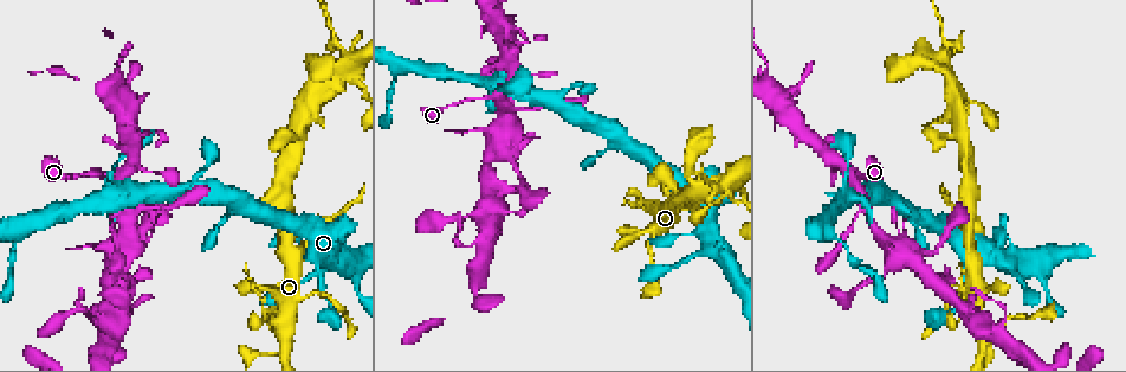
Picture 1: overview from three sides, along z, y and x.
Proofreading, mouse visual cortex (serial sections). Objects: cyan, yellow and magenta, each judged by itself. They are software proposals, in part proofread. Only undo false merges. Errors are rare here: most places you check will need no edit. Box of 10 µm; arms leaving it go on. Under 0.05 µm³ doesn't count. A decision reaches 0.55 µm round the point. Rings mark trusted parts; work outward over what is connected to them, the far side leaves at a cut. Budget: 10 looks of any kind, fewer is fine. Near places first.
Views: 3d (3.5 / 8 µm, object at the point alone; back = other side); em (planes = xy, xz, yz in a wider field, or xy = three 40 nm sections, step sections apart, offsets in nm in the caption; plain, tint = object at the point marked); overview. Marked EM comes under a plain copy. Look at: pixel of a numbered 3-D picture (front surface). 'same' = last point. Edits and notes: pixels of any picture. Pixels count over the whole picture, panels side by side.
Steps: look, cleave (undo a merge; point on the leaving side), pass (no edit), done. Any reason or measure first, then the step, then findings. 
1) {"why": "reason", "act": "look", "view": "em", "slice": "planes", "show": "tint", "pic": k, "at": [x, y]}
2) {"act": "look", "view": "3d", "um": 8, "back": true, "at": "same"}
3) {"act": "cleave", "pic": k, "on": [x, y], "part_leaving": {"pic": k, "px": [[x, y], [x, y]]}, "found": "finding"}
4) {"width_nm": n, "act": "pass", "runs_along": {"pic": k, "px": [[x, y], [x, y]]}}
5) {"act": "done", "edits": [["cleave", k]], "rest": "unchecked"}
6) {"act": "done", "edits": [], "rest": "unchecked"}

{"why": "thin neck", "act": "look", "view": "3d", "um": 3.5, "back": true, "pic": 1, "at": [497, 97]}

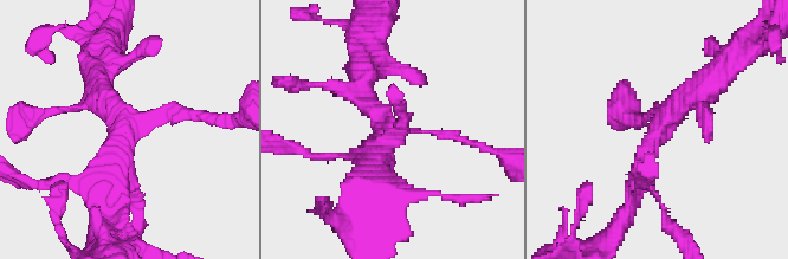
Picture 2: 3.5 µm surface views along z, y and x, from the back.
{"arms": 3, "arm_widths_nm": [150, 300, 300], "act": "look", "view": "em", "slice": "xy", "step": 3, "show": "tint", "pic": 2, "at": [392, 126]}

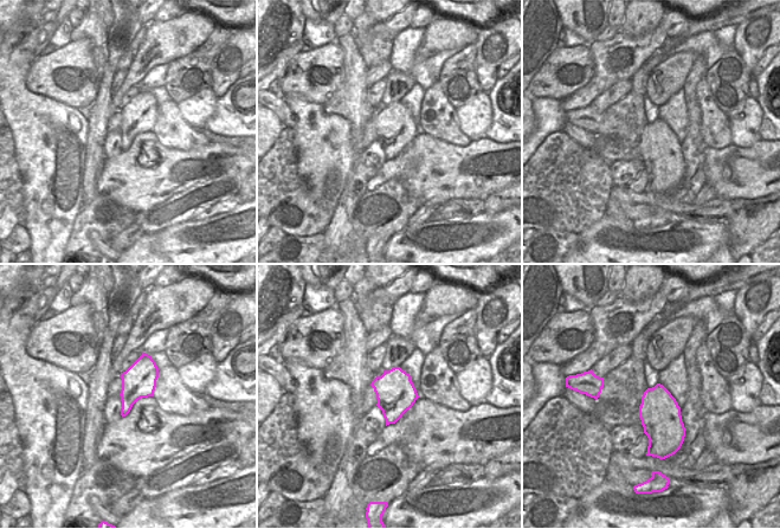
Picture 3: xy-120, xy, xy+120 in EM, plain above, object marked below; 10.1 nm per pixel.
{"act": "pass", "runs_along": {"pic": 2, "px": [[206, 118], [136, 115], [104, 187]]}, "found": "one cell here"}

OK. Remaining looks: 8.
{"why": "arms part here", "act": "look", "view": "3d", "um": 3.5, "pic": 1, "at": [121, 109]}

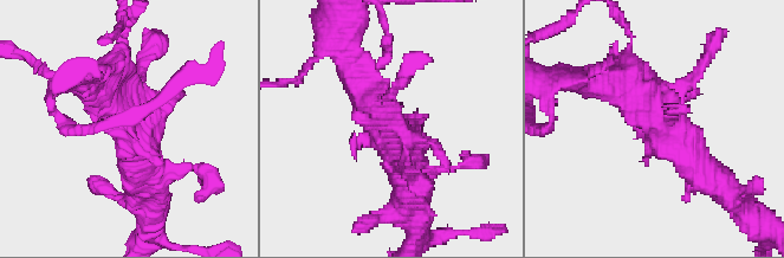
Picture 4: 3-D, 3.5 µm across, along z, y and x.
{"act": "look", "view": "em", "slice": "xy", "step": 3, "show": "tint", "pic": 4, "at": [393, 134]}

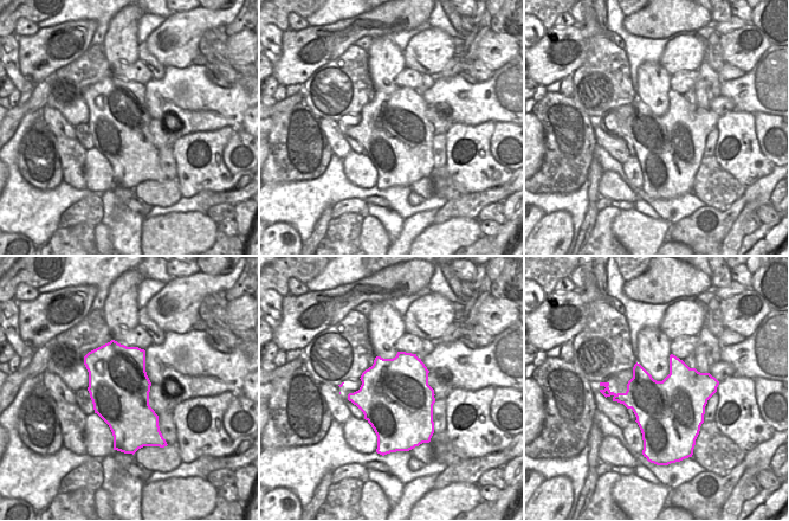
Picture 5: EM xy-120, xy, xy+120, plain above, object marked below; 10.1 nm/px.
{"act": "look", "view": "em", "slice": "planes", "show": "tint", "at": "same"}

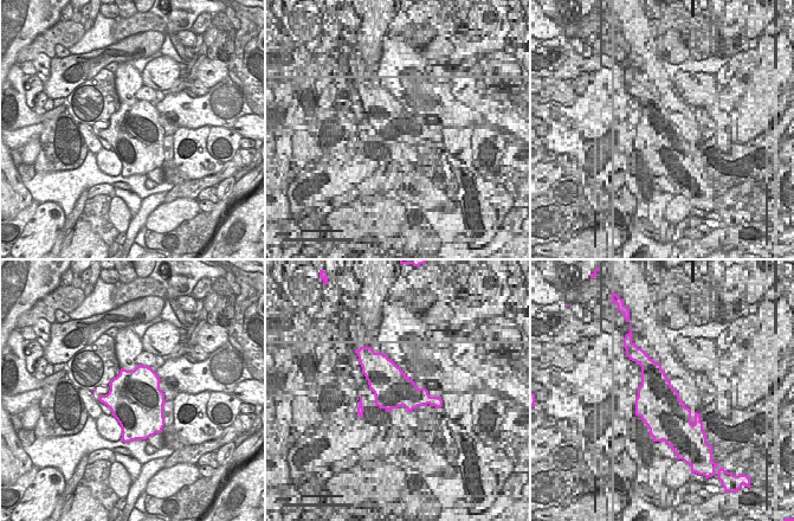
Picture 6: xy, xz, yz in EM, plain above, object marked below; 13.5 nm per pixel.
{"act": "pass", "runs_along": {"pic": 4, "px": [[711, 181], [635, 86], [610, 79]]}, "found": "one cell here"}

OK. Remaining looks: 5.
{"why": "four arms meet", "act": "look", "view": "3d", "um": 3.5, "pic": 1, "at": [498, 145]}

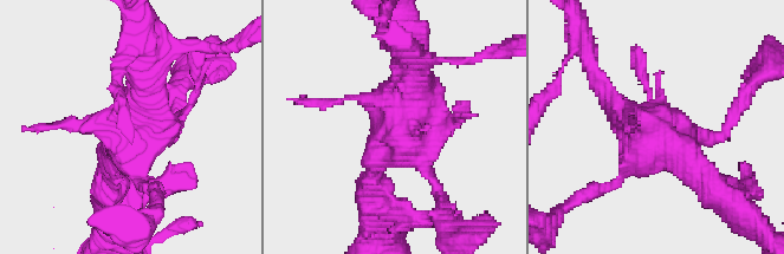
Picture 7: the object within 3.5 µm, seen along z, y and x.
{"act": "look", "view": "em", "slice": "xy", "step": 3, "show": "tint", "pic": 7, "at": [663, 139]}

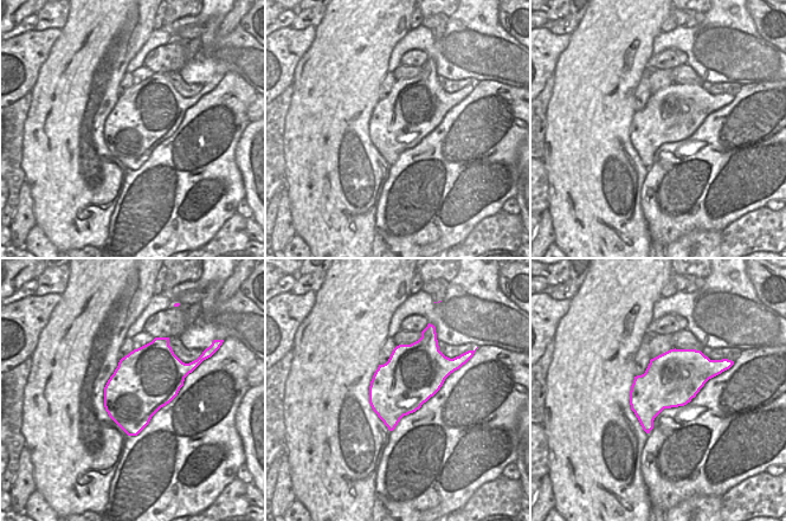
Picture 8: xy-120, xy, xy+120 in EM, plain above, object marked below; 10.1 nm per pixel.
{"width_nm": 600, "act": "pass", "runs_along": {"pic": 7, "px": [[593, 77], [635, 124], [699, 167]]}, "found": "one cell here"}

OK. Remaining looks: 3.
{"why": "a fork", "act": "look", "view": "3d", "um": 3.5, "pic": 1, "at": [720, 186]}

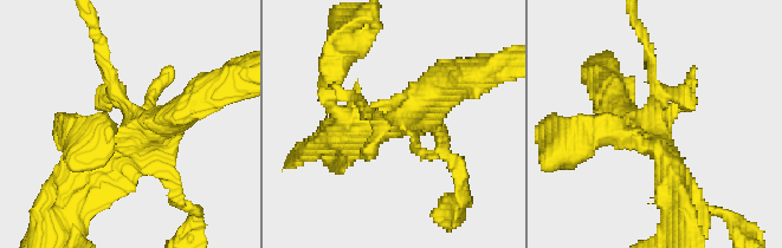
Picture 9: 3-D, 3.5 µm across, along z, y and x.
{"act": "look", "view": "em", "slice": "planes", "show": "tint", "pic": 9, "at": [130, 138]}

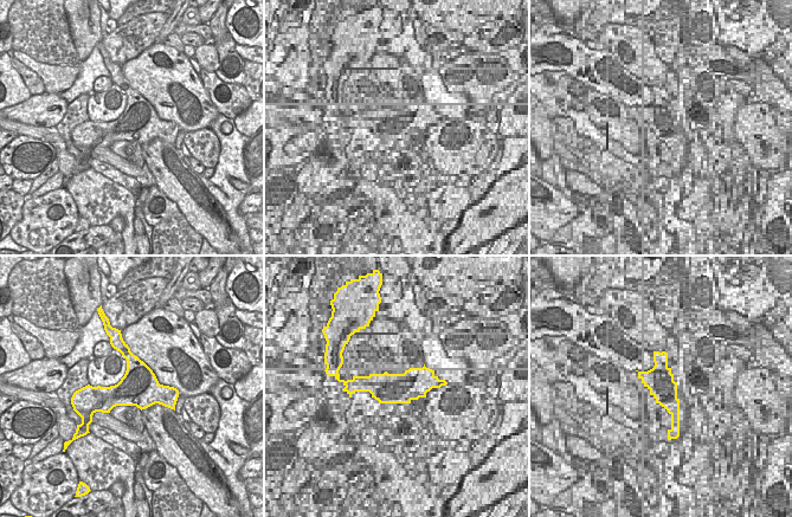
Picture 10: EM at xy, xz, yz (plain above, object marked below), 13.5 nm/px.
{"act": "pass", "runs_along": {"pic": 9, "px": [[72, 182], [188, 106]]}, "found": "continuous, no second cell"}

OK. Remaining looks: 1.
{"act": "done", "edits": [], "rest": "unchecked"}

